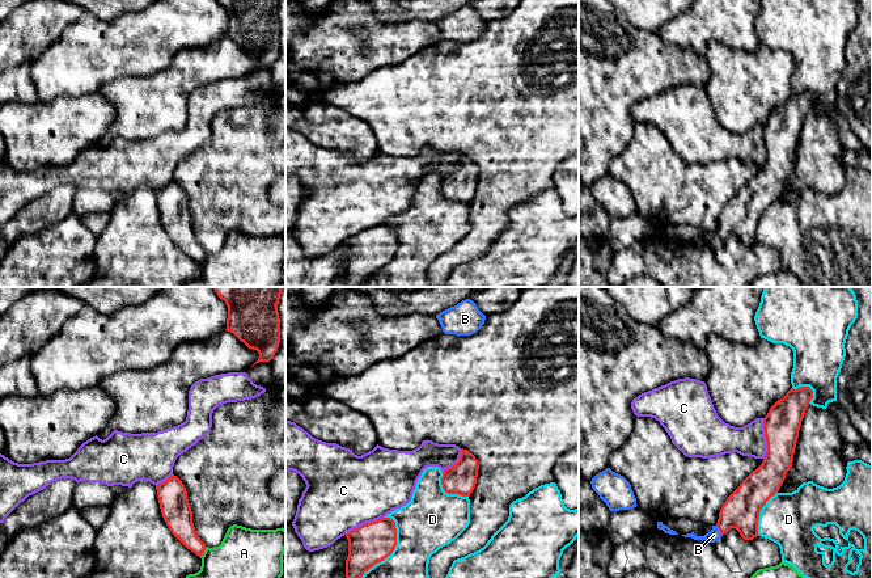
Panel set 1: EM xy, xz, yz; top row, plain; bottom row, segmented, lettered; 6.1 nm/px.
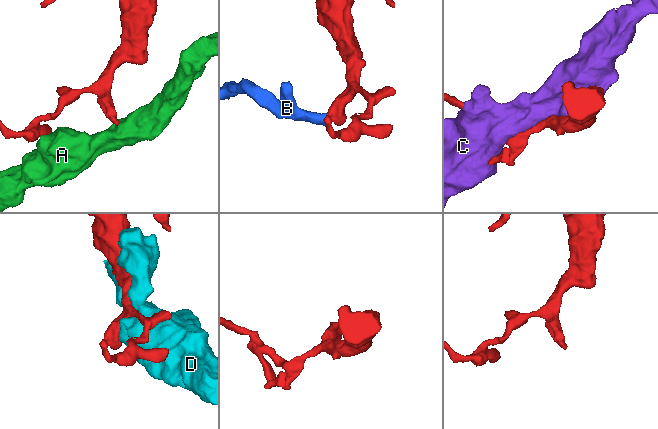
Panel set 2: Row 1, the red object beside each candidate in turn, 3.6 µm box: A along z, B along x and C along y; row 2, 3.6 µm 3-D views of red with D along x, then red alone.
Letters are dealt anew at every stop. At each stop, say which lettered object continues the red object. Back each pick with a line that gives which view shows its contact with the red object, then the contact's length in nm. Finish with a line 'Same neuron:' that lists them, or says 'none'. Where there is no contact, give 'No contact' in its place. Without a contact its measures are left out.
B: Touches red in yz. Shared border 80 nm
Same neuron: B

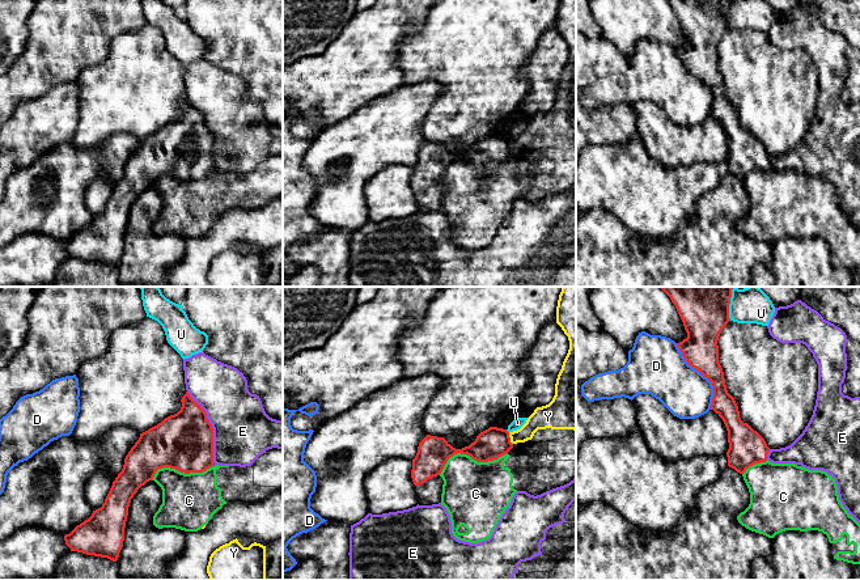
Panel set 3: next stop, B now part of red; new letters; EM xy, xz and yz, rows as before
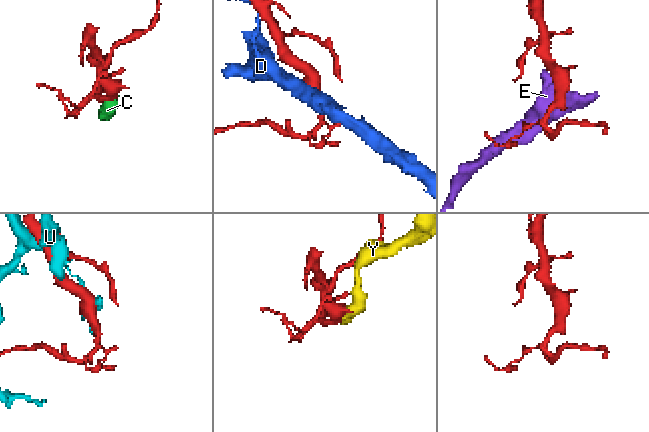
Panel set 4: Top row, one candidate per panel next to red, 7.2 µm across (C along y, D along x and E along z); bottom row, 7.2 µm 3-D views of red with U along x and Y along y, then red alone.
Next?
Same neuron: none

